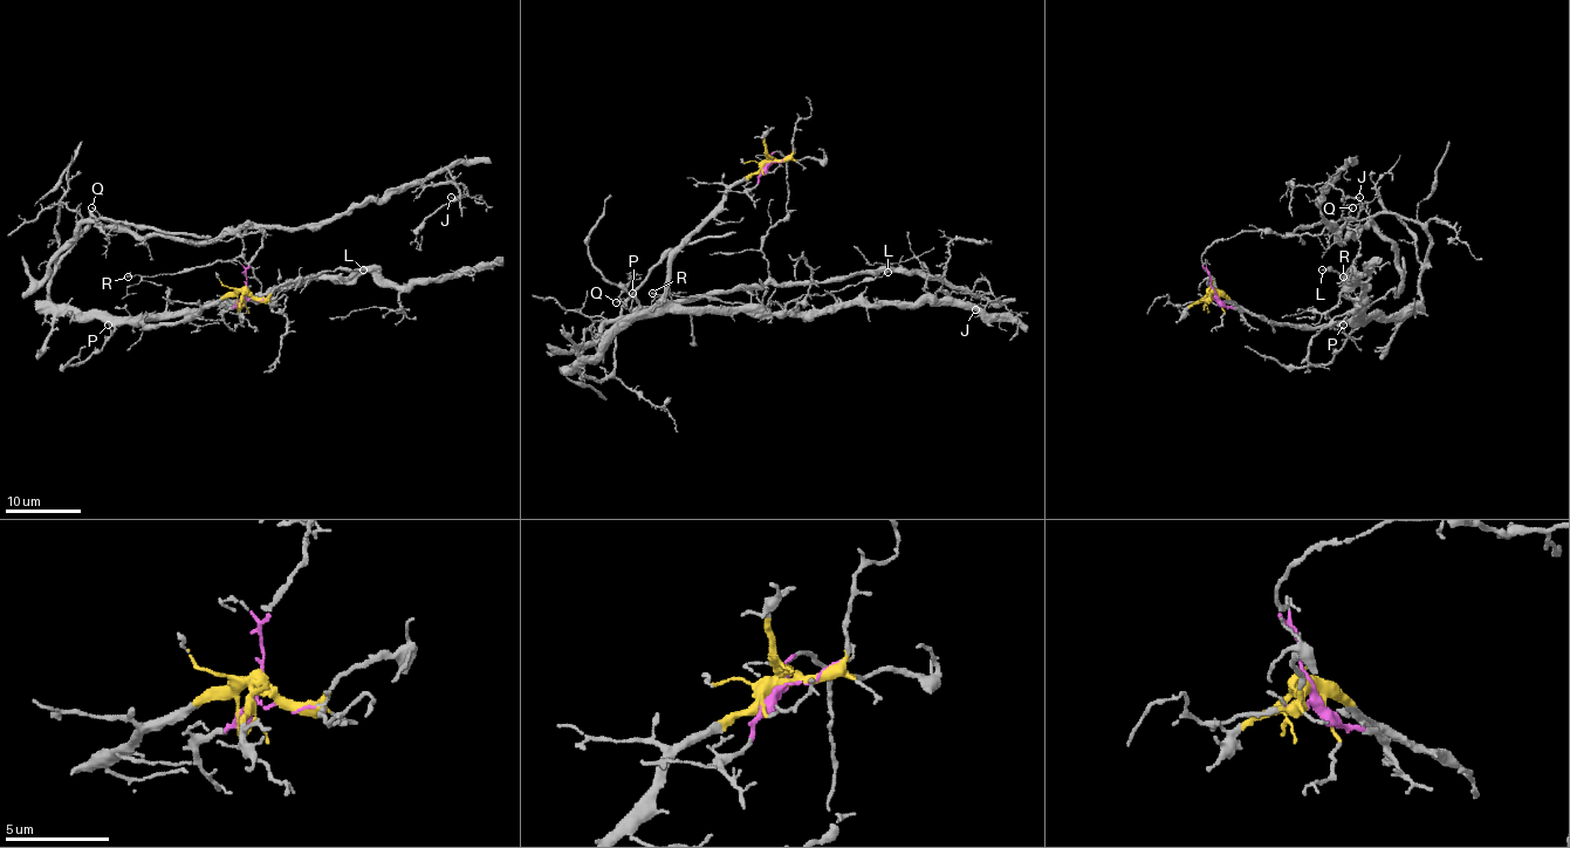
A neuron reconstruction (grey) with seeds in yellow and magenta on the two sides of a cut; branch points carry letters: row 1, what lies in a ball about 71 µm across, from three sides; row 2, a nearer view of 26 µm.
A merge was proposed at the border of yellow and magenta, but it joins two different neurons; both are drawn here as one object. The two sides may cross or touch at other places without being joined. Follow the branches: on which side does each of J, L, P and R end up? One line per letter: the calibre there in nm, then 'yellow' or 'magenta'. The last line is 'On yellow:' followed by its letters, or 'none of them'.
J: calibre 70 nm; magenta
L: calibre 130 nm; magenta
P: calibre 120 nm; yellow
R: calibre 150 nm; magenta
On yellow: P

